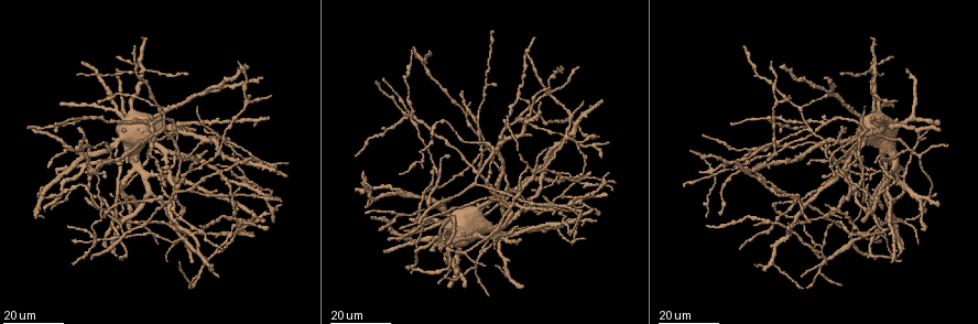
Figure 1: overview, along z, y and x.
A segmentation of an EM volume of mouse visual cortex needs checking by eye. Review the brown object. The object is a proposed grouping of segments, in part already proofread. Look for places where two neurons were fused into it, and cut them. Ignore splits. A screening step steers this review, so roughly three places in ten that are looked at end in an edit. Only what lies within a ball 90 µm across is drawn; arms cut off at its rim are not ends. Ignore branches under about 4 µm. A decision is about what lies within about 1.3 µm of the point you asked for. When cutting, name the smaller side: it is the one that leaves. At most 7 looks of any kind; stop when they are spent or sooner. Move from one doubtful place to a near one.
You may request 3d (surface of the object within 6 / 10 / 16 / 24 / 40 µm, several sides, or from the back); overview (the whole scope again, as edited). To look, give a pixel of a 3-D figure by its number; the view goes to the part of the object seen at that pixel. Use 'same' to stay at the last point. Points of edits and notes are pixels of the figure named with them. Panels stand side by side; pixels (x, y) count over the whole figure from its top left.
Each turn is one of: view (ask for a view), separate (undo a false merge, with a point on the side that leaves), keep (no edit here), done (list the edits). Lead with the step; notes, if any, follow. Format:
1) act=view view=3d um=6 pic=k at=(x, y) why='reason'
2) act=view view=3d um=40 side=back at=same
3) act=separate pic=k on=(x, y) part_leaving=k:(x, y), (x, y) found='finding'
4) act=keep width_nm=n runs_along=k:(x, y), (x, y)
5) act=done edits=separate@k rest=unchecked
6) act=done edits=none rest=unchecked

act=view view=3d um=16 pic=1 at=(822, 265) why='three-way junction'

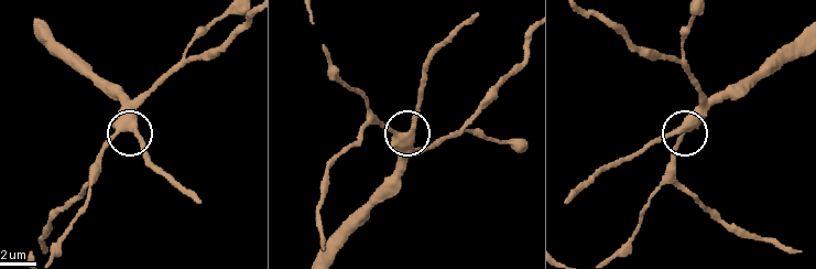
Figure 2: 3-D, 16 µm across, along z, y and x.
act=view view=3d um=6 pic=2 at=(120, 128)

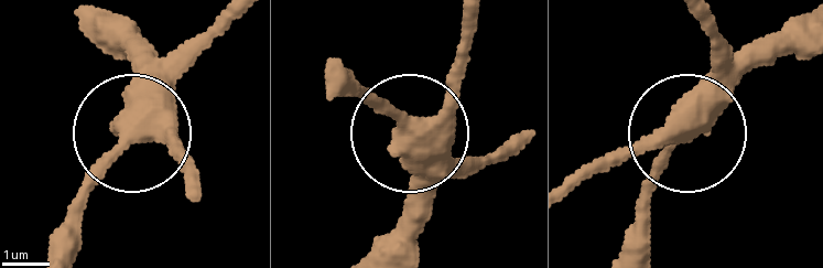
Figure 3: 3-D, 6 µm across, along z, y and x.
act=keep side_arm_um=10 found='all the same neuron'

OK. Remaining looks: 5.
act=view view=3d um=16 pic=1 at=(507, 274)

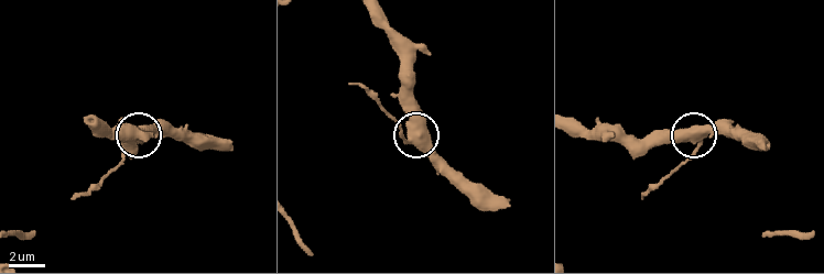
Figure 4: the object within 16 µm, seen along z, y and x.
act=view view=3d um=6 pic=4 at=(409, 143) why='zoom in'

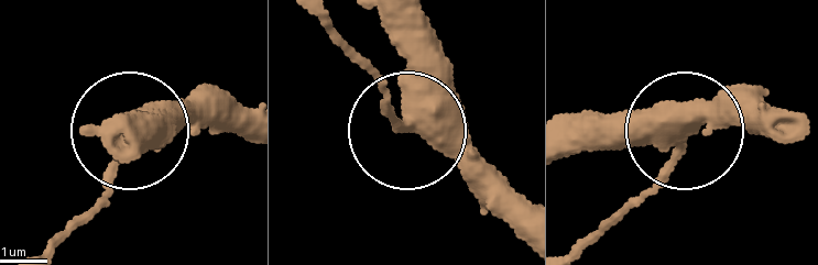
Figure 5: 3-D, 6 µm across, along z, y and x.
act=keep width_nm=350 runs_along=5:(384, 15), (407, 75), (407, 130), (340, 43) found='one neuron here'

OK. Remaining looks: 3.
act=view view=3d um=24 pic=1 at=(511, 205) why='small branch off a trunk'

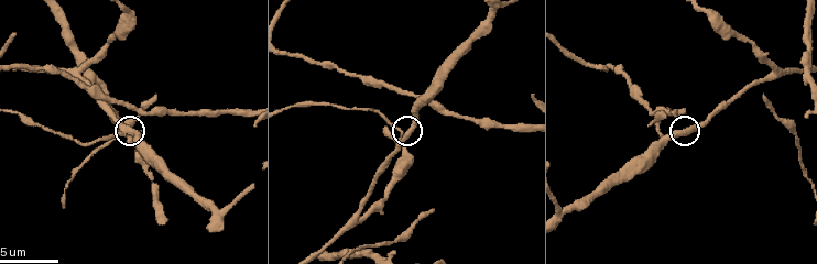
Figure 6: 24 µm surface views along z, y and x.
act=view view=3d um=6 pic=6 at=(408, 132)

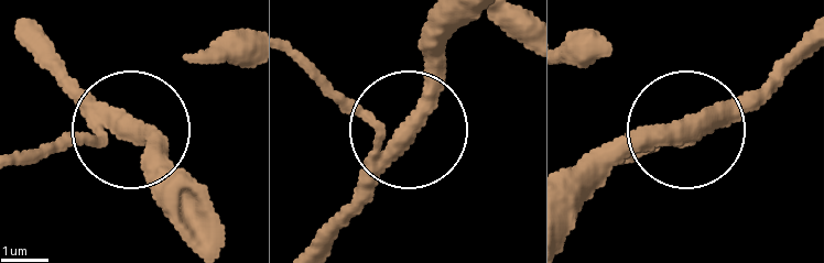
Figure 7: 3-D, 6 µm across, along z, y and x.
act=keep arms=3 runs_along=7:(315, 239), (402, 137), (362, 121), (291, 50) found='all the same neuron'

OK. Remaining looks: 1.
act=done edits=none rest=unchecked

